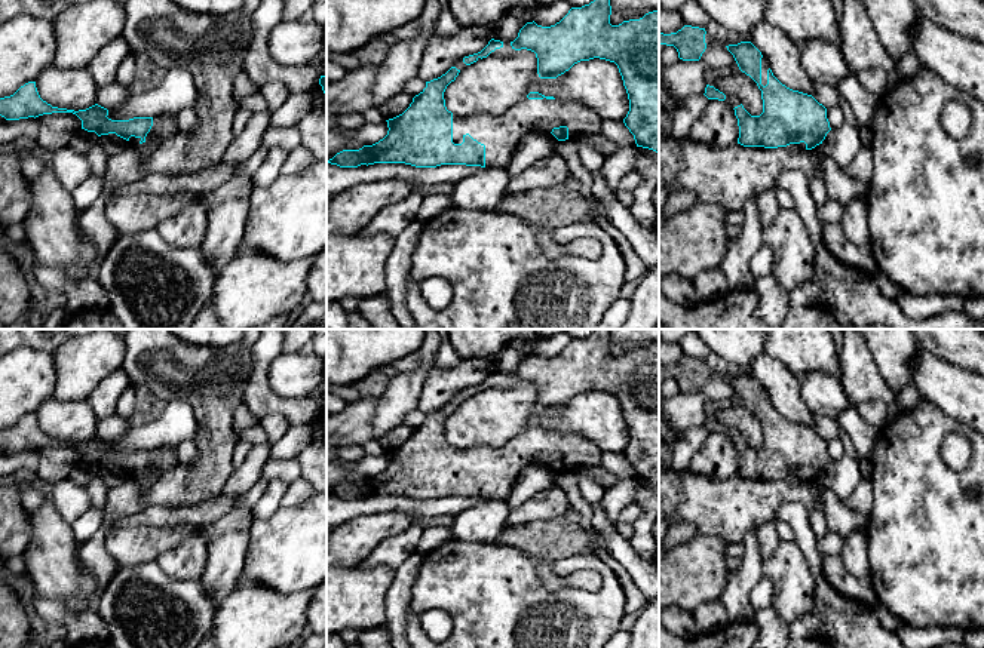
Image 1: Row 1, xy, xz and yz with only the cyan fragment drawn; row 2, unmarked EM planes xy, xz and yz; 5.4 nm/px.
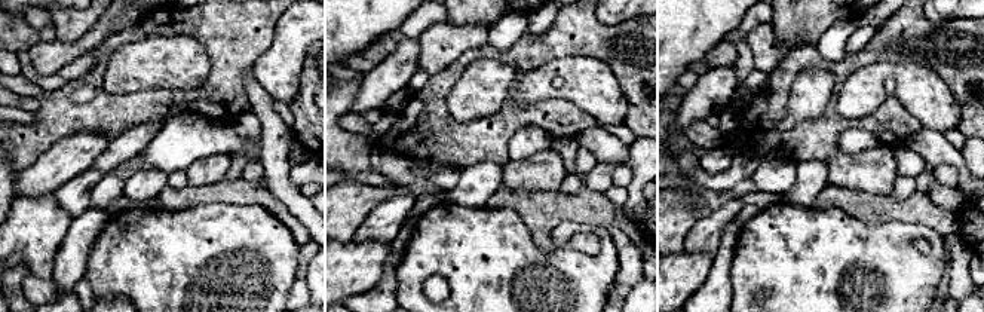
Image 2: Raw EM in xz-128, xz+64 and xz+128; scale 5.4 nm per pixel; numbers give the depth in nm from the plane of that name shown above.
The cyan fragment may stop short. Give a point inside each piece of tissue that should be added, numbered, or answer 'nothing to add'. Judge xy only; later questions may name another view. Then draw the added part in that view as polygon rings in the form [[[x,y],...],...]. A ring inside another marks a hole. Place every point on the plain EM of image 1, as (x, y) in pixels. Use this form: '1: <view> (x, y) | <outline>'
1: xy (164, 458) | [[[154,448],[153,458],[145,469],[145,473],[153,473],[156,477],[159,477],[177,463],[178,457],[175,448]]]

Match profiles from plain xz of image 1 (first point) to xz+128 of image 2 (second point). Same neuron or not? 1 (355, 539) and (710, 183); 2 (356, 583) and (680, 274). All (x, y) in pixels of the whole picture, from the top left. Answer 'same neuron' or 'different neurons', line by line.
1: different neurons
2: same neuron

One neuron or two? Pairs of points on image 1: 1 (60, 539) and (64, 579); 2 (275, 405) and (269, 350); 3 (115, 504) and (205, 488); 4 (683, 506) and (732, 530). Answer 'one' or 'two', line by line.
1: one
2: one
3: one
4: one

